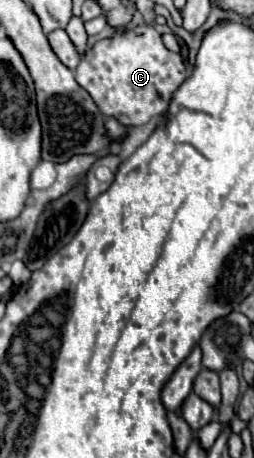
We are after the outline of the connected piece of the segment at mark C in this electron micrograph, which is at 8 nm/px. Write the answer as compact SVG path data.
M137 25L125 35L113 35L95 43L75 69L75 79L93 97L103 115L117 117L131 127L131 135L120 153L126 159L149 138L155 123L162 119L175 91L185 81L185 65L179 53L163 45L161 35L151 25Z

